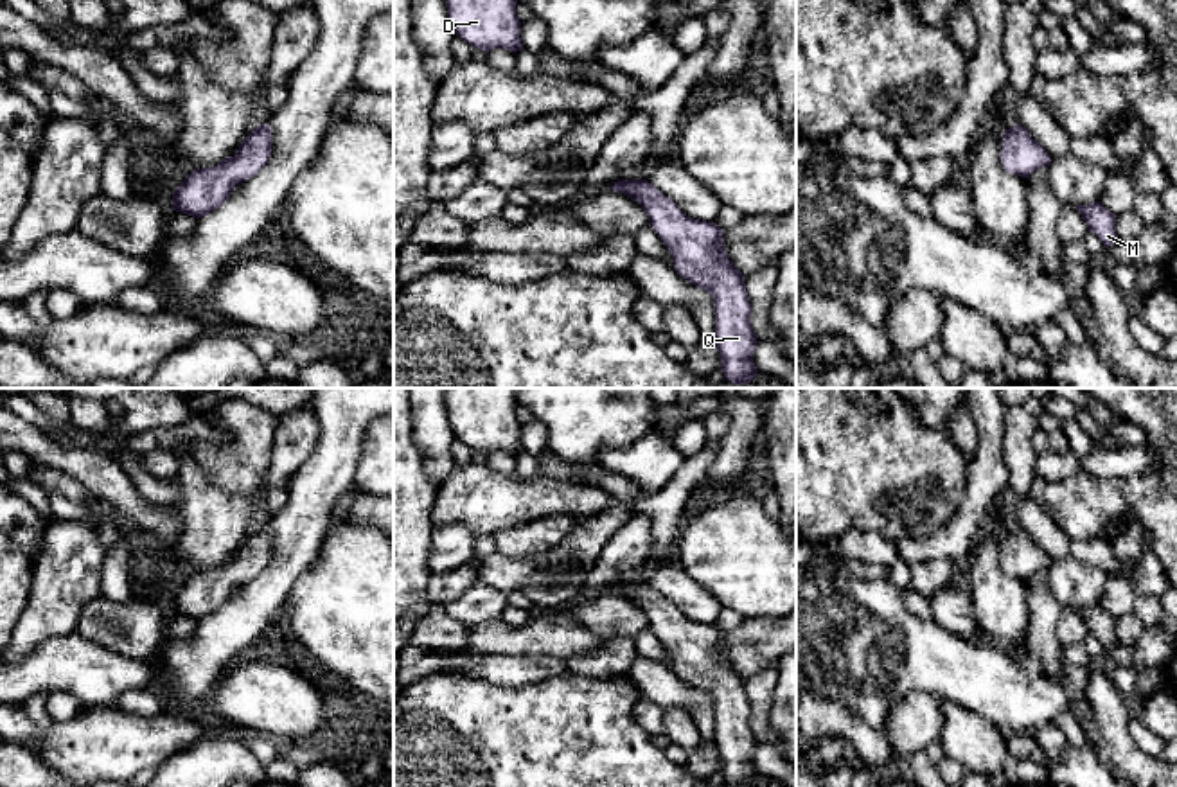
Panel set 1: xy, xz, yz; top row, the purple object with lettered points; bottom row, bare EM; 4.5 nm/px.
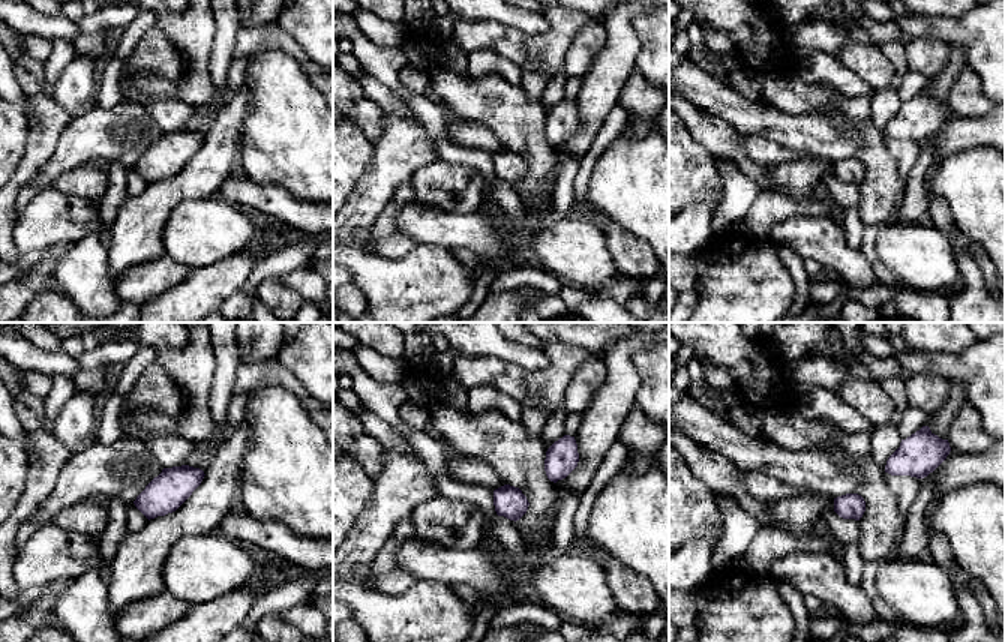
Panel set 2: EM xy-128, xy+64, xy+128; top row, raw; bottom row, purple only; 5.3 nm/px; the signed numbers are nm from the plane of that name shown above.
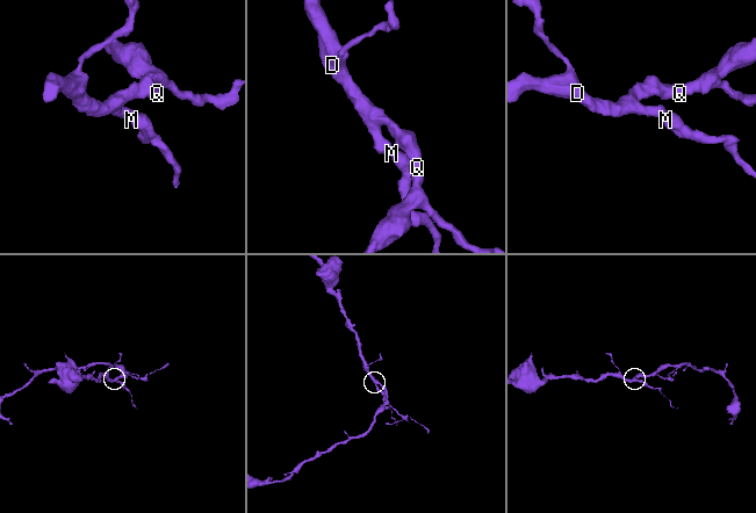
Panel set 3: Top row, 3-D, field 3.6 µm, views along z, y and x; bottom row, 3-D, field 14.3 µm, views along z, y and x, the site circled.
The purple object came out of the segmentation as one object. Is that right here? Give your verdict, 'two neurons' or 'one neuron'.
one neuron

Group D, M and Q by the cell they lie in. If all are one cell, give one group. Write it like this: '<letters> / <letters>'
D M Q

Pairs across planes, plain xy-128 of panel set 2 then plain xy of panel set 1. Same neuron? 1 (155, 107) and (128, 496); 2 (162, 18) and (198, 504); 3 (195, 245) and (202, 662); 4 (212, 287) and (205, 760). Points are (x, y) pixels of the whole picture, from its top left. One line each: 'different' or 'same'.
1: same
2: same
3: different
4: same

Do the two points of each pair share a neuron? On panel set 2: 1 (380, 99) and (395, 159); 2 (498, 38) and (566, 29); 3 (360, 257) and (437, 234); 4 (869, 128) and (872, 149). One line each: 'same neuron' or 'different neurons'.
1: different neurons
2: same neuron
3: different neurons
4: same neuron

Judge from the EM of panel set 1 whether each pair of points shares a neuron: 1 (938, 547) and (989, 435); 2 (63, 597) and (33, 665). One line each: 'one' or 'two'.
1: one
2: two

